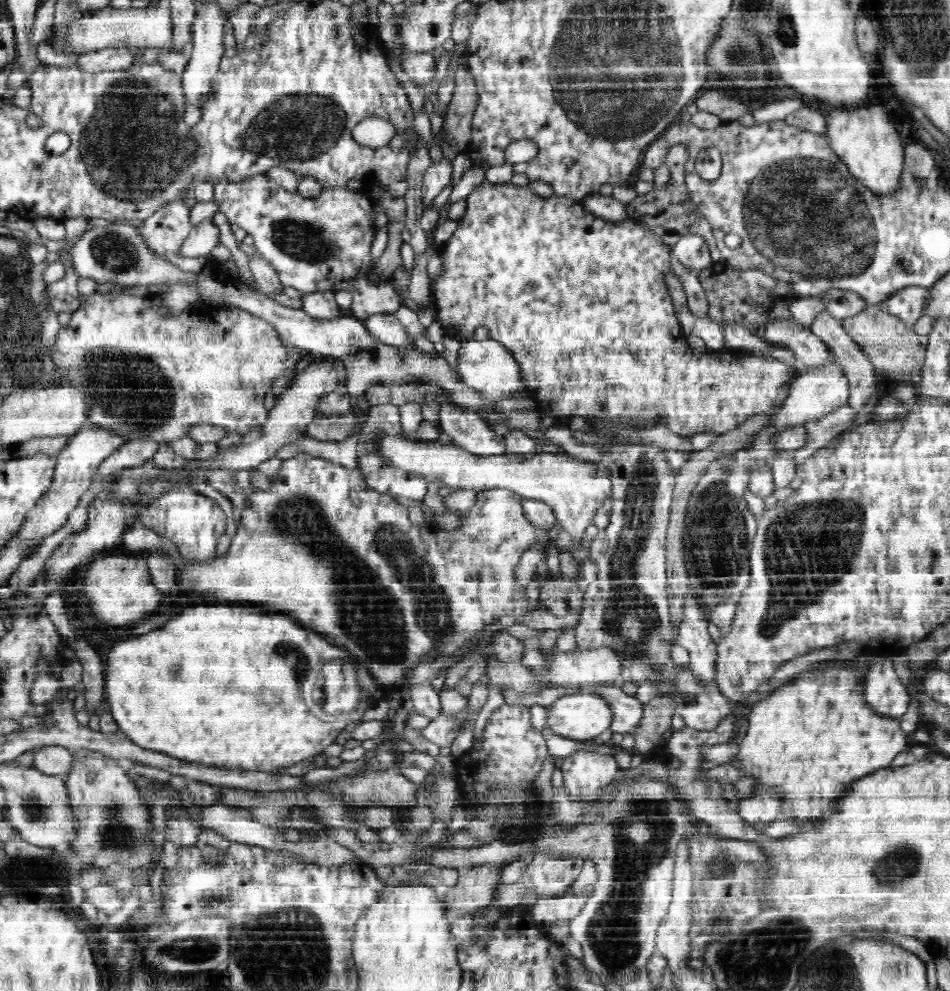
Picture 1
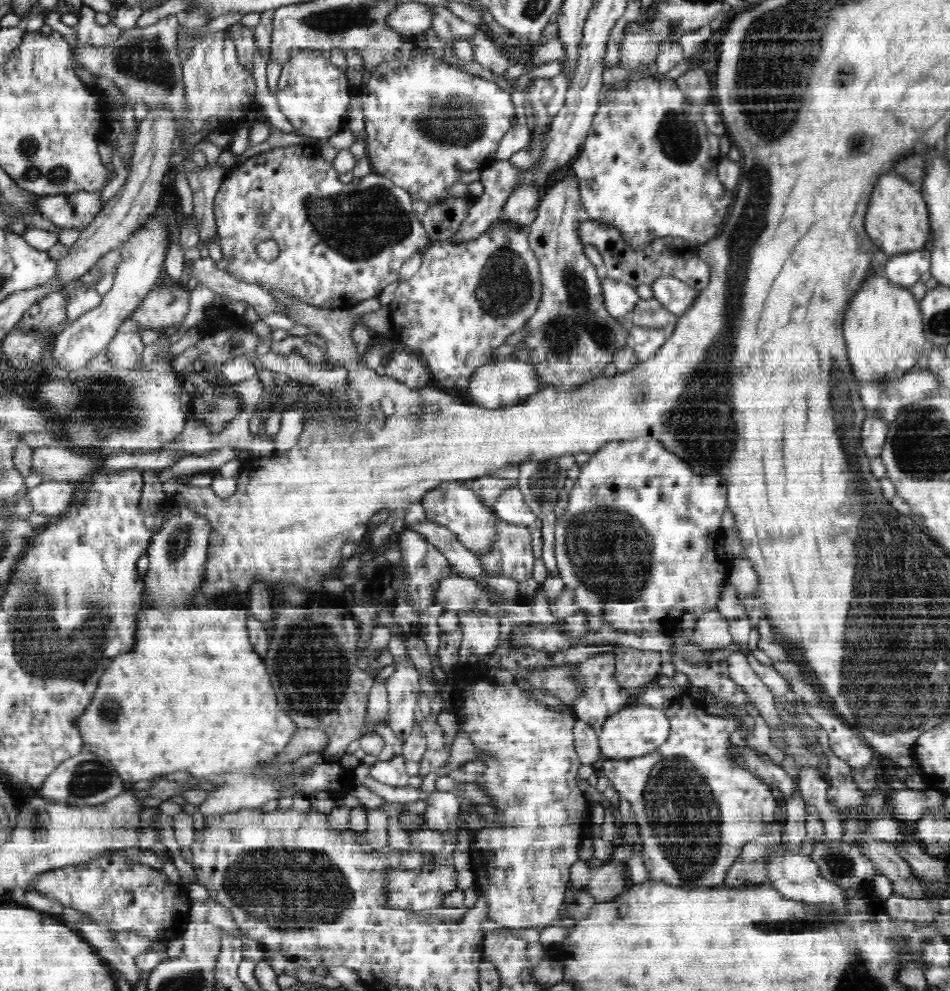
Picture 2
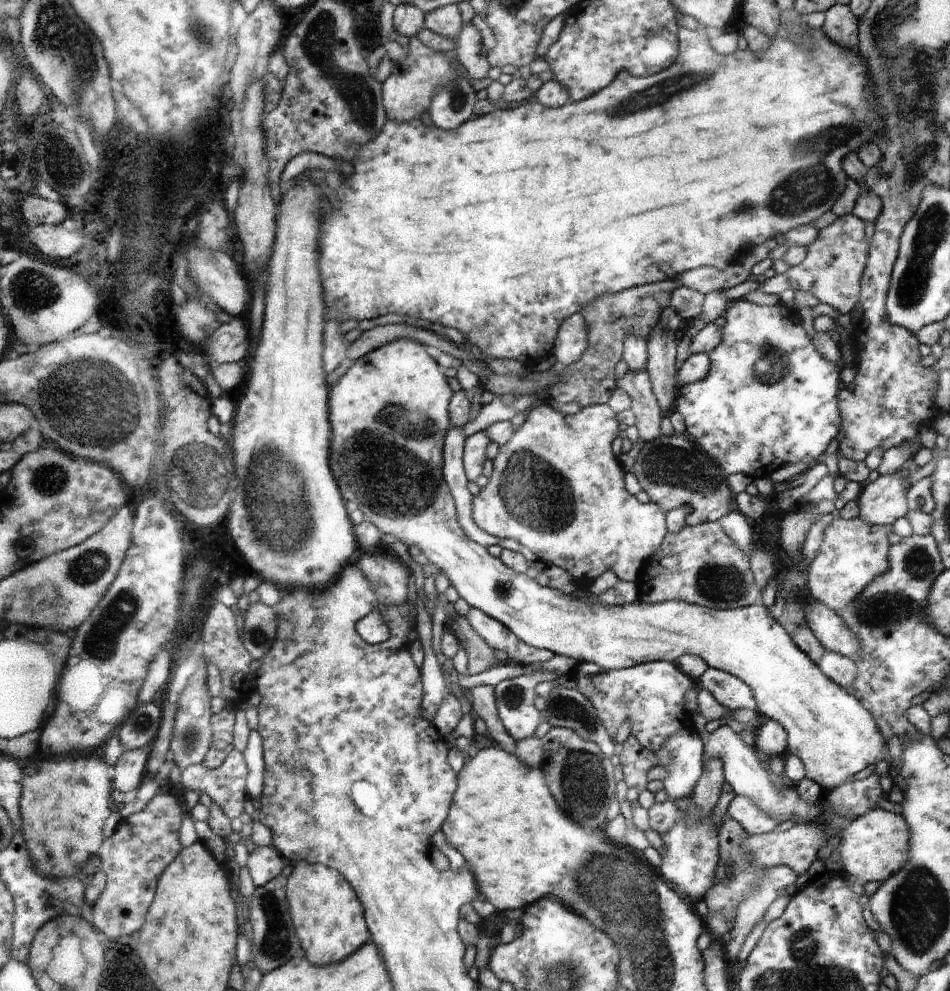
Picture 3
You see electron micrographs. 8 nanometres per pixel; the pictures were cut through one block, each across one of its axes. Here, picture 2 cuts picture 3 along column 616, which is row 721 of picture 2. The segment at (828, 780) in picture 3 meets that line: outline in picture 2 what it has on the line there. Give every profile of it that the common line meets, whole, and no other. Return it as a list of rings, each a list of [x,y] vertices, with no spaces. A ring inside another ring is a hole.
[[[641,703],[636,706],[626,705],[604,722],[599,736],[600,752],[605,760],[644,756],[658,750],[668,740],[670,729],[669,715],[665,711]]]

